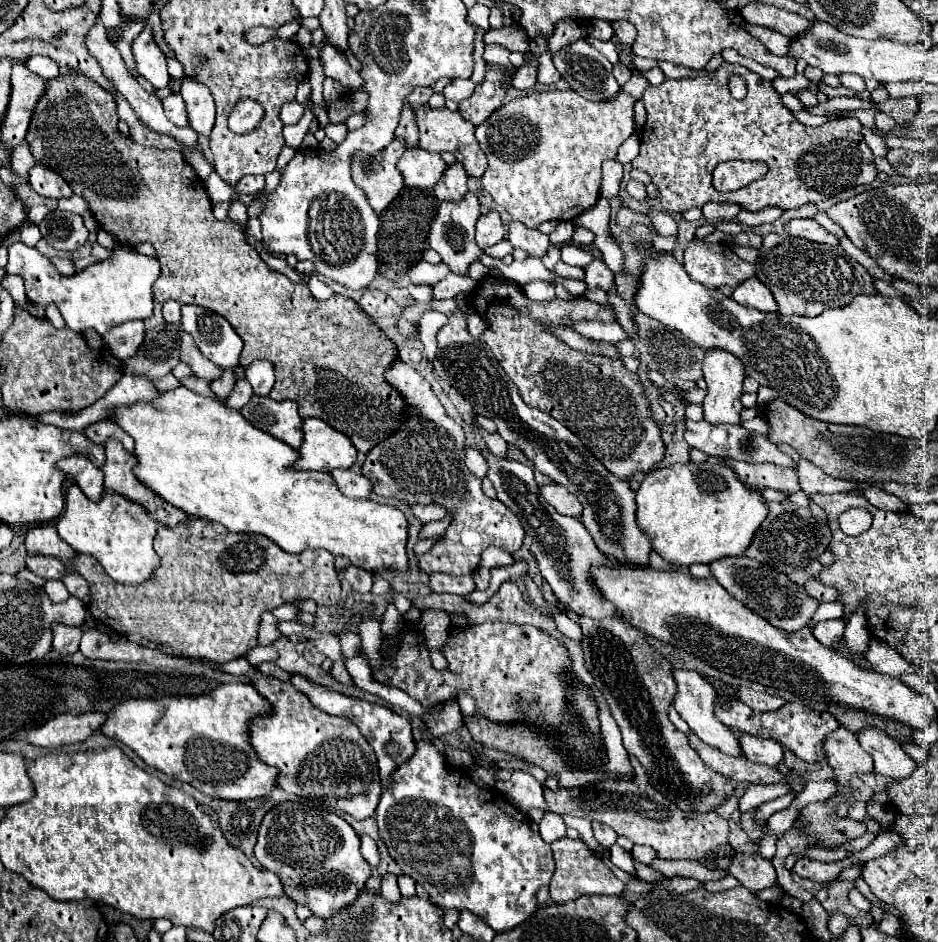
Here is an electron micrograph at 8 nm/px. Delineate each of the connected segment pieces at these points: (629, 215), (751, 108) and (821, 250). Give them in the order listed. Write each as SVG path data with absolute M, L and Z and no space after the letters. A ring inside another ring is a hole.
M622 204L616 215L616 222L621 227L630 228L637 223L650 224L650 218L647 215L637 213L625 204Z
M722 64L716 72L698 76L698 78L682 78L682 80L666 80L662 86L650 86L644 96L646 106L646 124L642 128L640 138L640 154L632 160L634 168L642 168L652 176L652 182L660 190L660 202L668 212L684 212L690 208L702 208L706 202L734 202L742 210L758 212L766 206L778 206L782 210L800 208L802 204L822 202L830 196L854 188L860 184L870 184L876 178L876 166L872 158L872 150L866 146L860 122L856 118L834 118L822 126L806 126L794 118L794 114L780 102L780 94L772 88L770 80L750 72L744 66ZM732 74L738 74L746 82L746 98L734 100L728 88L728 80ZM728 160L764 160L768 166L768 174L760 180L750 182L738 192L716 192L712 186L712 170L720 162Z
M778 234L764 236L762 248L758 248L756 278L770 288L778 302L778 312L784 316L818 316L826 308L850 304L858 294L876 294L868 270L852 260L842 248L836 250L804 238Z

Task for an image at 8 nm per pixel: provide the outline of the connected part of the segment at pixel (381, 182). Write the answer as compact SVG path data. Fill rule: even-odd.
M392 140L384 150L376 154L352 158L352 180L360 190L364 190L376 214L380 214L404 186L402 174L396 168L402 152L402 142Z

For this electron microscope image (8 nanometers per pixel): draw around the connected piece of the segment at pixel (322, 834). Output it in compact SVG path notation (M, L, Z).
M310 802L274 806L260 822L254 854L266 870L284 882L284 892L296 904L306 904L312 914L324 920L354 902L372 872L360 854L360 838L354 828L338 814L320 810Z

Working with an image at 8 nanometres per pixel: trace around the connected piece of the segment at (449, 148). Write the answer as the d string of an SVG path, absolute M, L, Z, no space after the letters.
M410 104L416 124L418 124L418 146L428 152L450 152L454 158L464 166L468 176L482 176L486 170L486 156L480 150L476 136L474 136L474 126L472 122L464 122L460 118L460 112L450 112L446 106L442 108L430 108L428 104Z

